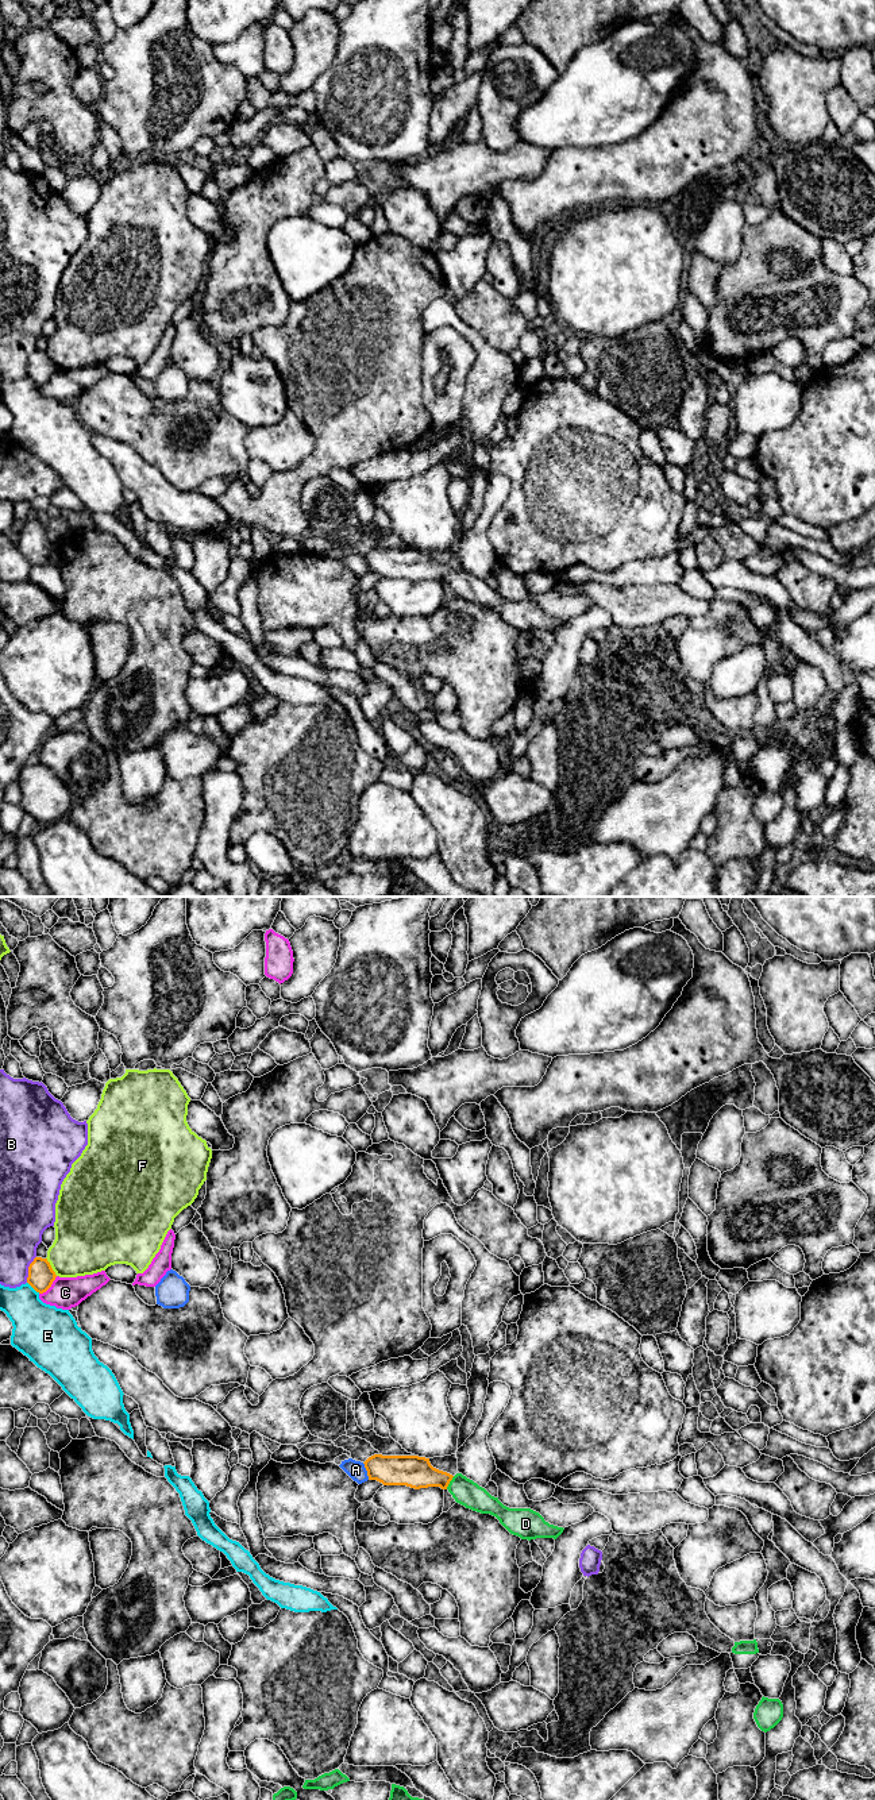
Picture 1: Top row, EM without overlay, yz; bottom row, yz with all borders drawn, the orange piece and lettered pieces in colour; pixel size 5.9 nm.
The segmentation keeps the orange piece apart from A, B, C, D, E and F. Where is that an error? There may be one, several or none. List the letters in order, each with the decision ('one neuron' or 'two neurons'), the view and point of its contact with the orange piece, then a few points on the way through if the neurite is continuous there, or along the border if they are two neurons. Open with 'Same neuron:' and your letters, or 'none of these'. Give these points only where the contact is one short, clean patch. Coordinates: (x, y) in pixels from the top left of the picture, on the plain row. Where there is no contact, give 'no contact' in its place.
Same neuron: D
A: two neurons | yz (366, 562)
B: two neurons | yz (29, 362)
C: two neurons | yz (49, 380) | along yz (57, 369), (39, 386)
D: one neuron | yz (448, 575) | across yz (416, 565), (443, 571), (448, 575), (459, 578), (465, 584)
E: two neurons | yz (34, 381)
F: two neurons | yz (50, 359)

